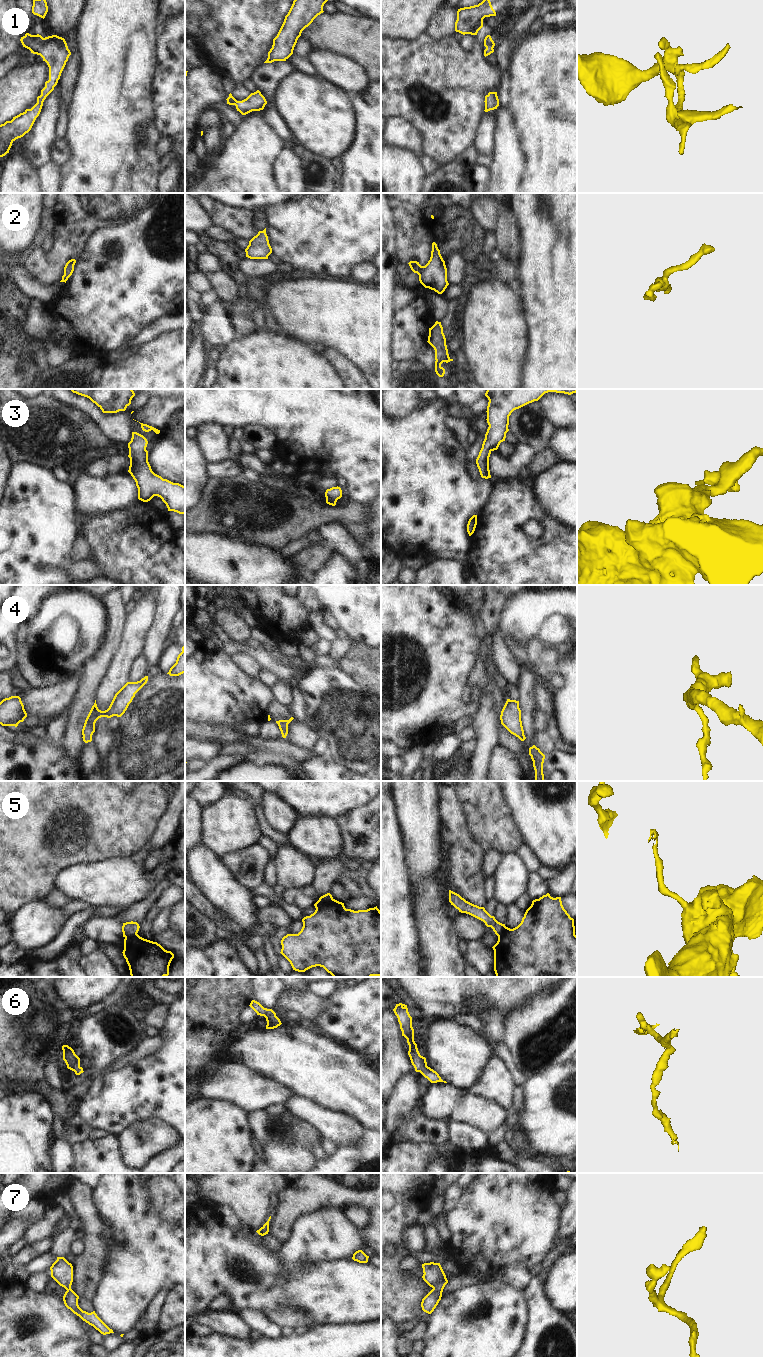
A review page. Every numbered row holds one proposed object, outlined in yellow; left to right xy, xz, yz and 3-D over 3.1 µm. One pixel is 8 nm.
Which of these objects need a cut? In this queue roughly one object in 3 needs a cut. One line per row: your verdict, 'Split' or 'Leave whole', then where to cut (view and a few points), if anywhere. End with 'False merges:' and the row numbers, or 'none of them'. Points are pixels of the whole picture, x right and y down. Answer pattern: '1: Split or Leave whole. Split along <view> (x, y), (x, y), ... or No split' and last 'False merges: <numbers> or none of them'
1: Leave whole. No split
2: Leave whole. No split
3: Leave whole. No split
4: Leave whole. No split
5: Split. Split along xz (332, 897), (326, 900), (319, 900)
6: Leave whole. No split
7: Leave whole. No split
False merges: 5.

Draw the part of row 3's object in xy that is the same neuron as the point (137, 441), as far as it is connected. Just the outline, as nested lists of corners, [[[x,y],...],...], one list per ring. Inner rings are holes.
[[[132,432],[131,441],[128,443],[128,472],[136,482],[138,499],[148,502],[158,496],[166,504],[168,511],[185,514],[185,486],[163,479],[152,471],[148,462],[147,444],[148,441],[143,435]]]

